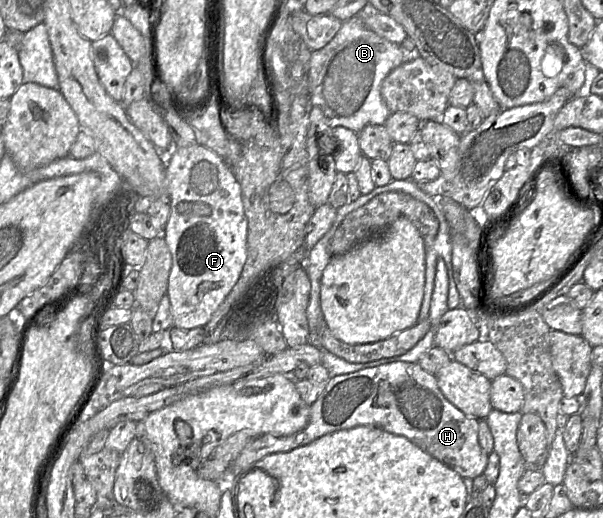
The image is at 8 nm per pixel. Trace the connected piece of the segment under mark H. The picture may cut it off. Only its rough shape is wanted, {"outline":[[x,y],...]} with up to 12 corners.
{"outline":[[397,361],[330,377],[291,435],[253,438],[242,473],[334,431],[402,435],[462,478],[484,473],[479,419]]}

